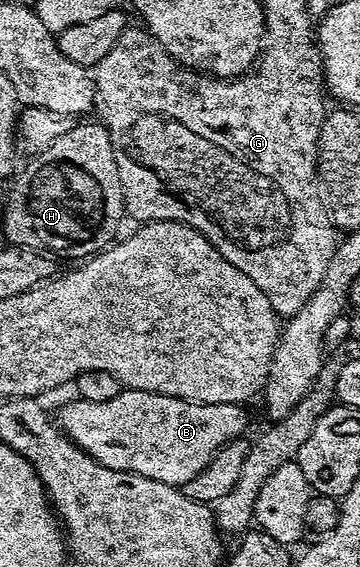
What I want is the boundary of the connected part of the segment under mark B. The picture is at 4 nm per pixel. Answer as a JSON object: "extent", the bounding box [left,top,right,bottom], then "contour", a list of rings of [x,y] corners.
{"extent":[57,388,247,488],"contour":[[[126,388],[120,389],[113,400],[74,401],[60,408],[57,425],[89,457],[110,470],[149,476],[149,480],[161,480],[161,484],[180,488],[193,480],[224,444],[240,437],[247,426],[247,414],[243,411],[246,409],[237,402],[186,402]]]}

